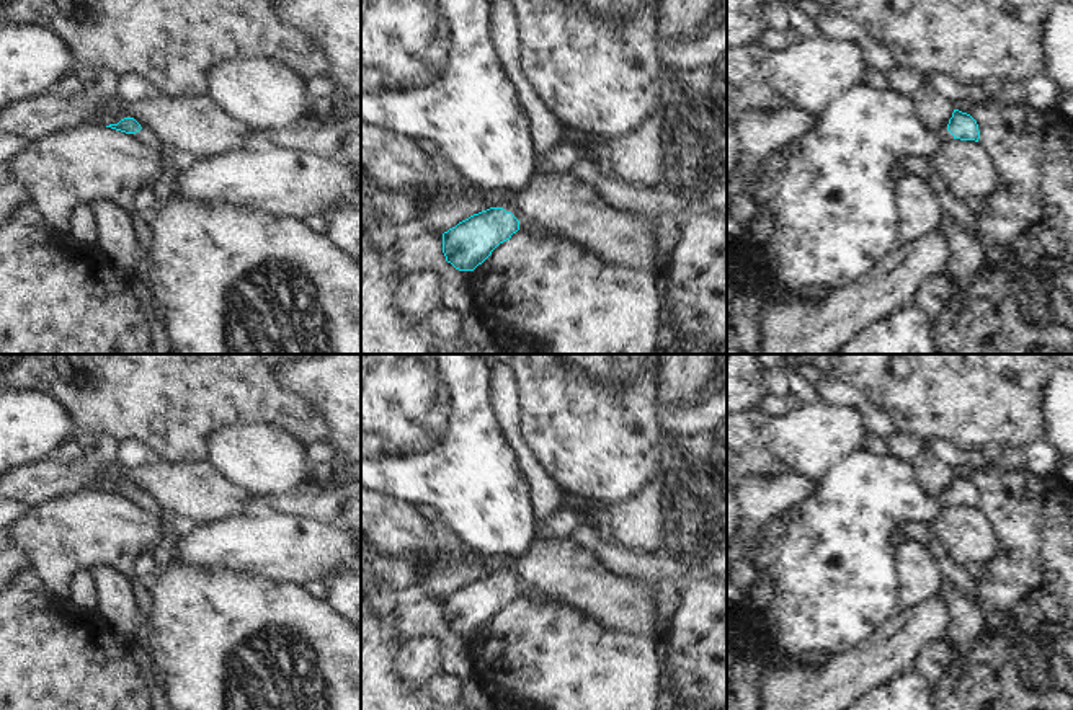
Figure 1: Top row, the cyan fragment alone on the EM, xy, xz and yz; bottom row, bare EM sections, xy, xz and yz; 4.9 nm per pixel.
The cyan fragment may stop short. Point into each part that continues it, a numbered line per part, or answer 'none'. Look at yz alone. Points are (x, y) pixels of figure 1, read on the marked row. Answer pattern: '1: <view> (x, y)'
1: yz (837, 203)

